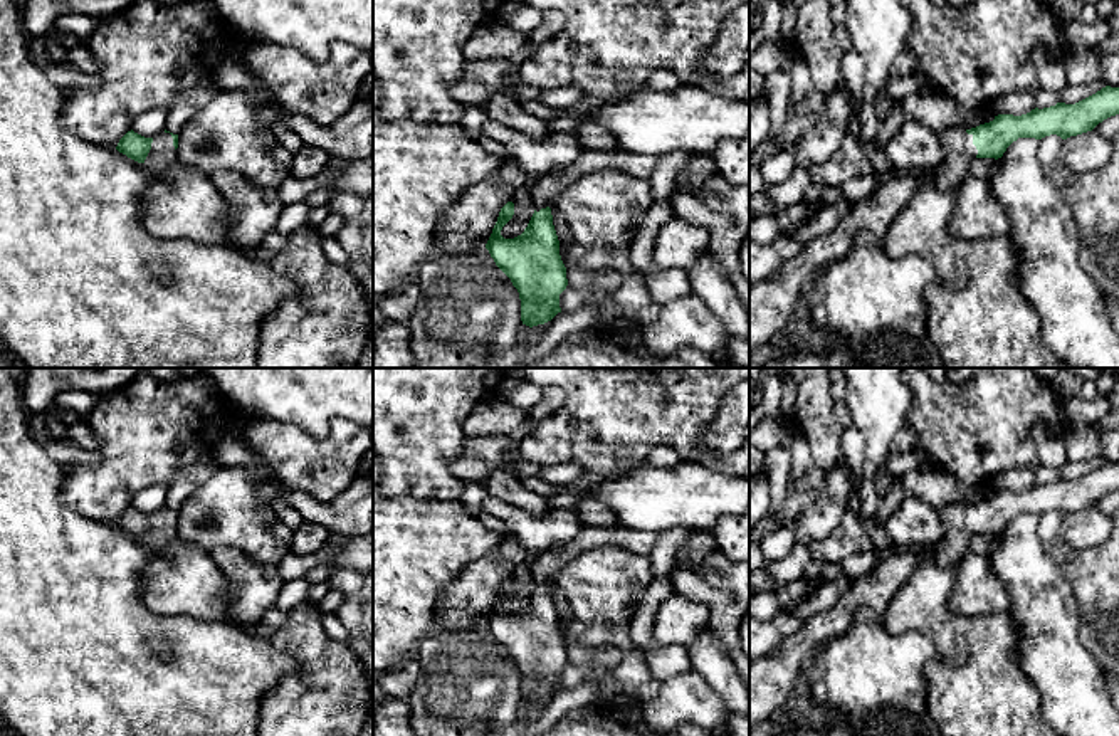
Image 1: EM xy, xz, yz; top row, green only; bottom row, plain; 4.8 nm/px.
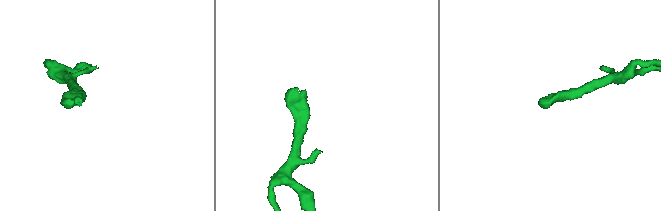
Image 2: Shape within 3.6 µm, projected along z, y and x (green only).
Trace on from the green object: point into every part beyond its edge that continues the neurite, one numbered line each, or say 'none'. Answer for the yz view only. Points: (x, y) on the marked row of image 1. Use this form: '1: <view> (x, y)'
1: yz (772, 301)

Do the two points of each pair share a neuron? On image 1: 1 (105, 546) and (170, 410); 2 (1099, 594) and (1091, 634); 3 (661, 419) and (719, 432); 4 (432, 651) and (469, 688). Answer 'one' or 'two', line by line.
1: two
2: one
3: two
4: one

